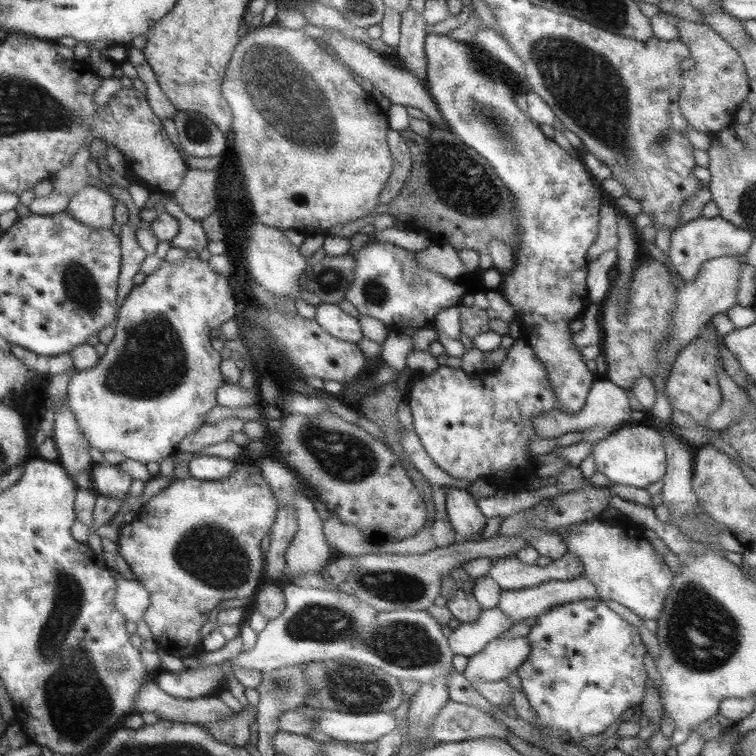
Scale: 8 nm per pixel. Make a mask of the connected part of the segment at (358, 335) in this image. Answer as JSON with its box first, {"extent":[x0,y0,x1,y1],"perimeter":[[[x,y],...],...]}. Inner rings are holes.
{"extent":[314,303,364,344],"perimeter":[[[322,303],[315,308],[314,319],[334,338],[357,344],[364,337],[358,319],[344,312],[338,305]]]}

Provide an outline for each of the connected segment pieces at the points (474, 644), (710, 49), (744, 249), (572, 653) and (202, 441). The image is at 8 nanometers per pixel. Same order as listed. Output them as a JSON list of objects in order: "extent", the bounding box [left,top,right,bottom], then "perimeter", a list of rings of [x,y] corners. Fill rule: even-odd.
[{"extent":[449,607,512,657],"perimeter":[[[498,607],[483,609],[474,623],[462,622],[458,629],[452,630],[449,645],[454,654],[472,657],[512,626],[511,616]]]},{"extent":[674,17,749,134],"perimeter":[[[674,17],[678,26],[679,47],[690,50],[694,67],[683,72],[682,88],[678,97],[679,107],[690,127],[714,134],[734,122],[739,104],[747,100],[749,76],[737,50],[706,24],[696,24]]]},{"extent":[670,216,754,284],"perimeter":[[[699,216],[696,220],[686,222],[670,236],[670,258],[674,268],[684,279],[684,284],[696,281],[702,265],[707,261],[719,258],[720,256],[746,255],[752,245],[754,235],[749,231],[734,227],[729,221],[718,216],[706,218]]]},{"extent":[517,598,648,744],"perimeter":[[[587,598],[550,607],[536,616],[536,624],[531,626],[531,630],[525,636],[525,639],[527,644],[530,645],[530,652],[525,662],[517,668],[517,674],[521,678],[523,692],[530,704],[530,708],[534,710],[534,716],[538,716],[538,723],[532,726],[538,728],[542,732],[542,736],[548,736],[550,740],[558,740],[562,744],[580,742],[580,740],[586,740],[590,736],[598,736],[598,734],[606,732],[606,728],[618,721],[628,709],[643,703],[648,682],[646,666],[644,665],[644,655],[647,651],[646,645],[644,645],[640,637],[640,631],[636,626],[630,624],[628,620],[625,620],[612,608],[609,608],[600,598]]]},{"extent":[177,417,244,452],"perimeter":[[[232,417],[219,420],[216,424],[204,424],[180,442],[180,448],[177,447],[180,451],[177,452],[200,452],[213,444],[228,441],[233,432],[243,429],[244,423],[242,418]]]}]

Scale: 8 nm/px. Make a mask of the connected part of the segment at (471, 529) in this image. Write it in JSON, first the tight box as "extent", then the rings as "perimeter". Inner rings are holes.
{"extent":[445,485,486,541],"perimeter":[[[446,485],[445,492],[447,513],[453,529],[456,534],[473,541],[474,536],[486,526],[486,516],[476,506],[476,500],[466,488]]]}

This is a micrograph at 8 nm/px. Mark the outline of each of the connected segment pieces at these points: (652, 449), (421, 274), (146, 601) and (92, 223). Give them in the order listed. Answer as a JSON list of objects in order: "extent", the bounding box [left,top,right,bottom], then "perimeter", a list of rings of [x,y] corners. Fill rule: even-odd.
[{"extent":[590,422,667,489],"perimeter":[[[643,422],[627,423],[618,429],[614,429],[605,439],[599,440],[593,445],[594,448],[591,450],[590,456],[594,458],[596,470],[605,474],[611,482],[647,489],[650,484],[662,480],[666,474],[667,454],[662,435]]]},{"extent":[345,242,470,329],"perimeter":[[[369,242],[354,253],[356,269],[354,281],[346,291],[345,300],[357,308],[359,314],[381,320],[389,329],[418,327],[433,324],[440,310],[460,306],[470,289],[438,273],[420,268],[414,252],[386,242]]]},{"extent":[111,568,150,623],"perimeter":[[[111,568],[117,584],[115,596],[116,608],[127,620],[137,623],[143,618],[148,606],[150,606],[150,593],[138,580],[128,580],[115,568]]]},{"extent":[67,184,115,229],"perimeter":[[[89,184],[68,201],[67,210],[90,229],[112,229],[115,204],[112,195]]]}]

